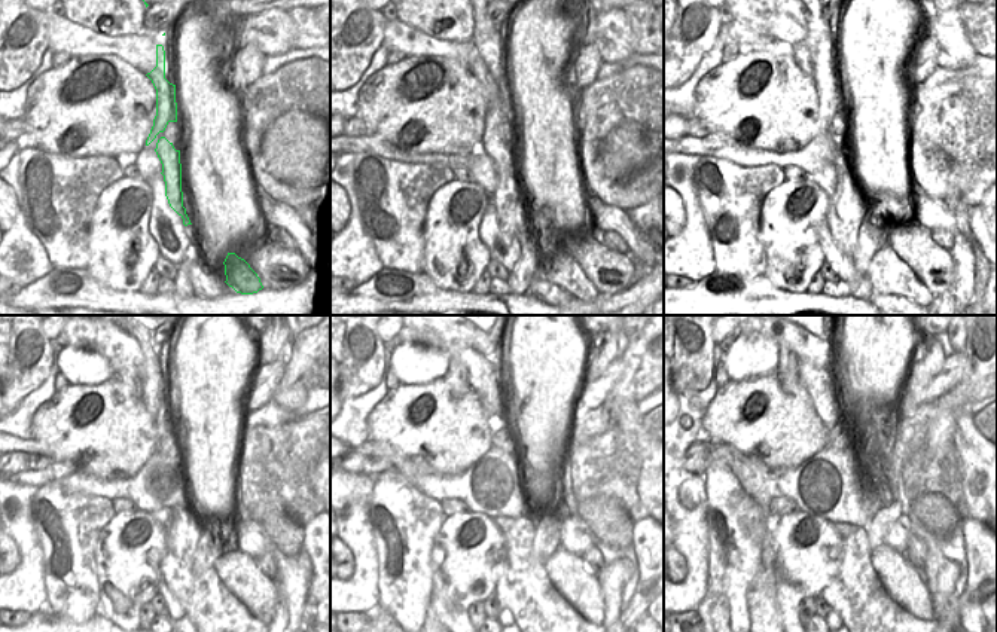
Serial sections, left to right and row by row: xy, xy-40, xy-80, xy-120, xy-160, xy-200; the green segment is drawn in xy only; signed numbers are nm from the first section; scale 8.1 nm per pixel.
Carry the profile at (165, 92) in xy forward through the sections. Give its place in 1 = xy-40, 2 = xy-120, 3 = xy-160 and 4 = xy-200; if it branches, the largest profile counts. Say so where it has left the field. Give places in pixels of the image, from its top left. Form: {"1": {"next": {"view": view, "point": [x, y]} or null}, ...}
{"1": {"next": {"view": "xy-40", "point": [511, 210]}}, "2": {"next": {"view": "xy-120", "point": [215, 611]}}, "3": {"next": {"view": "xy-160", "point": [540, 613]}}, "4": {"next": {"view": "xy-200", "point": [856, 595]}}}

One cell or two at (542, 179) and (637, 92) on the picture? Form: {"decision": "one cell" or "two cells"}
{"decision": "two cells"}

